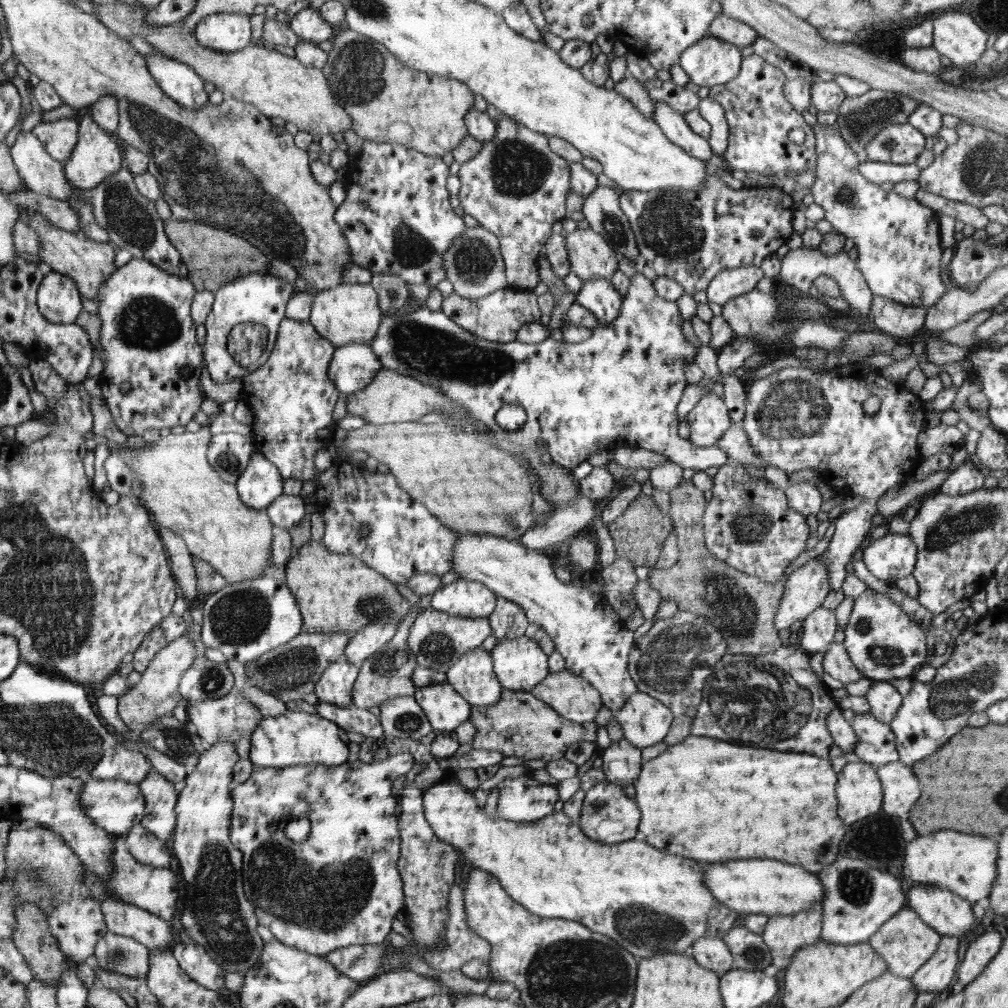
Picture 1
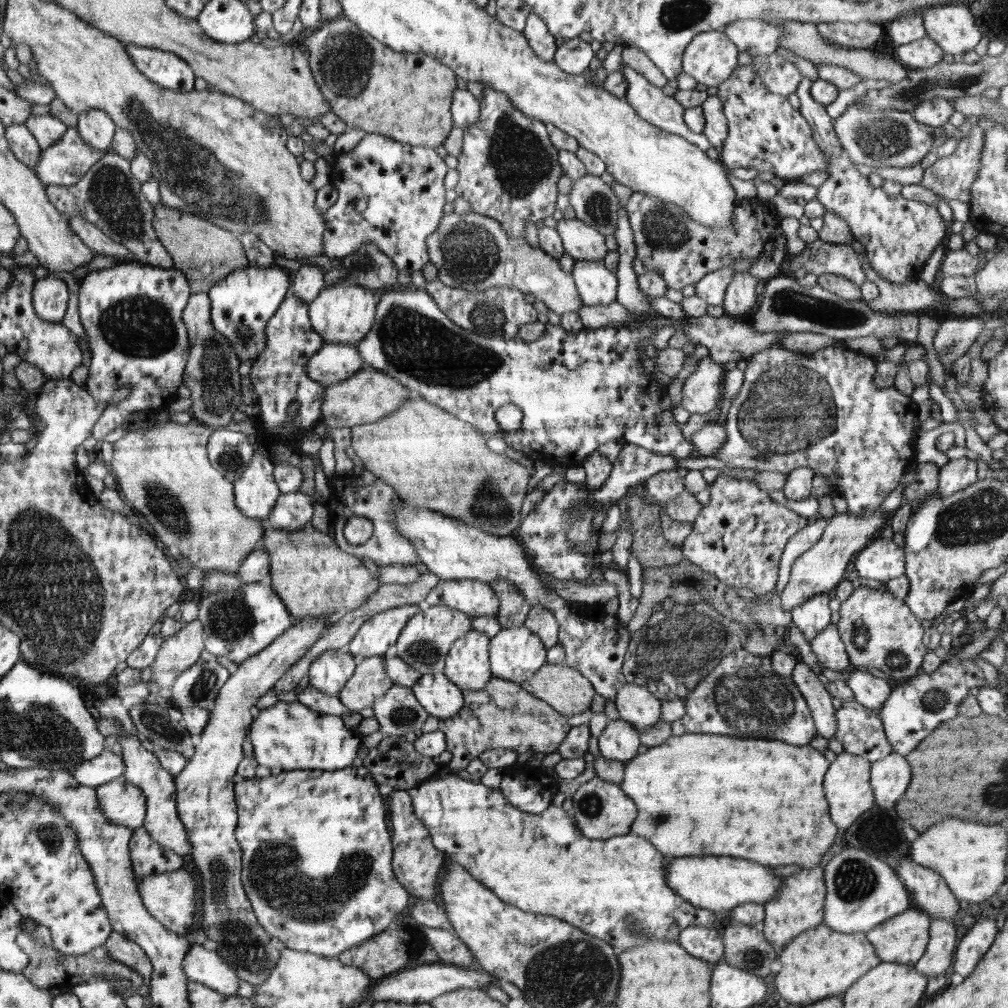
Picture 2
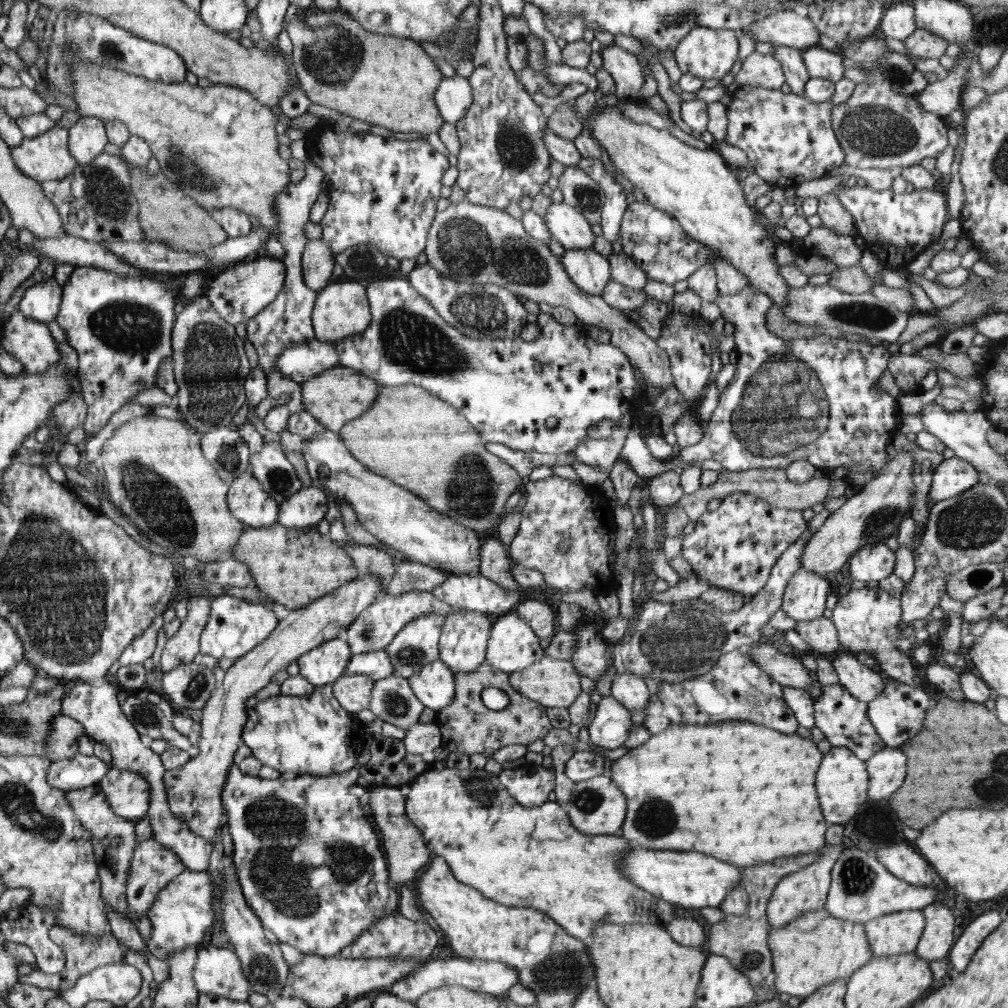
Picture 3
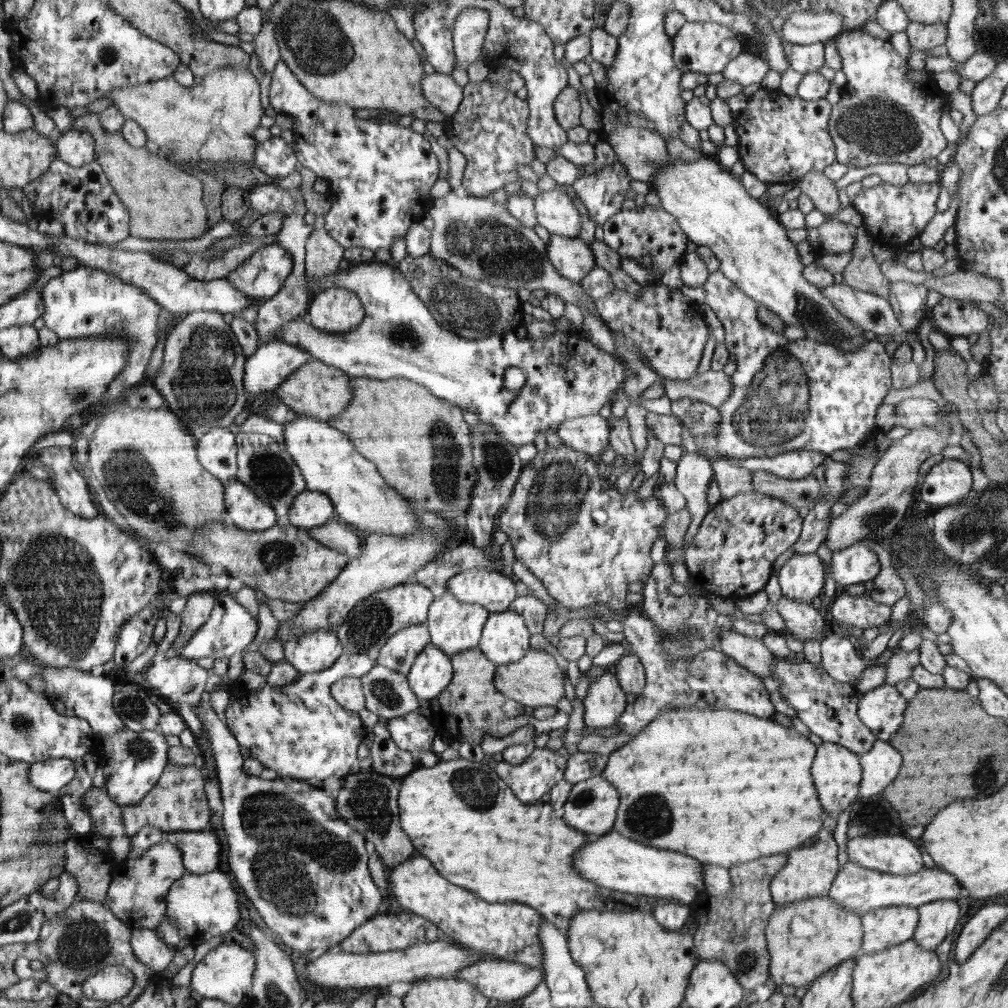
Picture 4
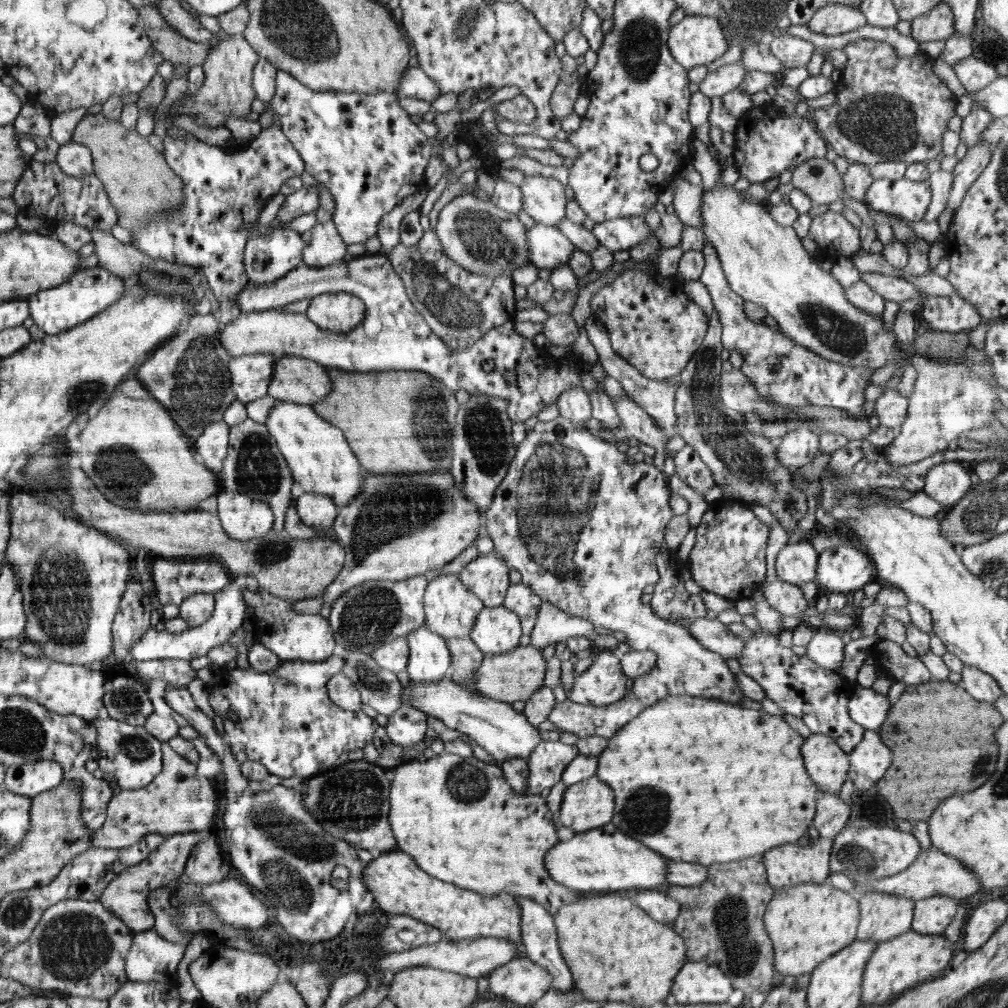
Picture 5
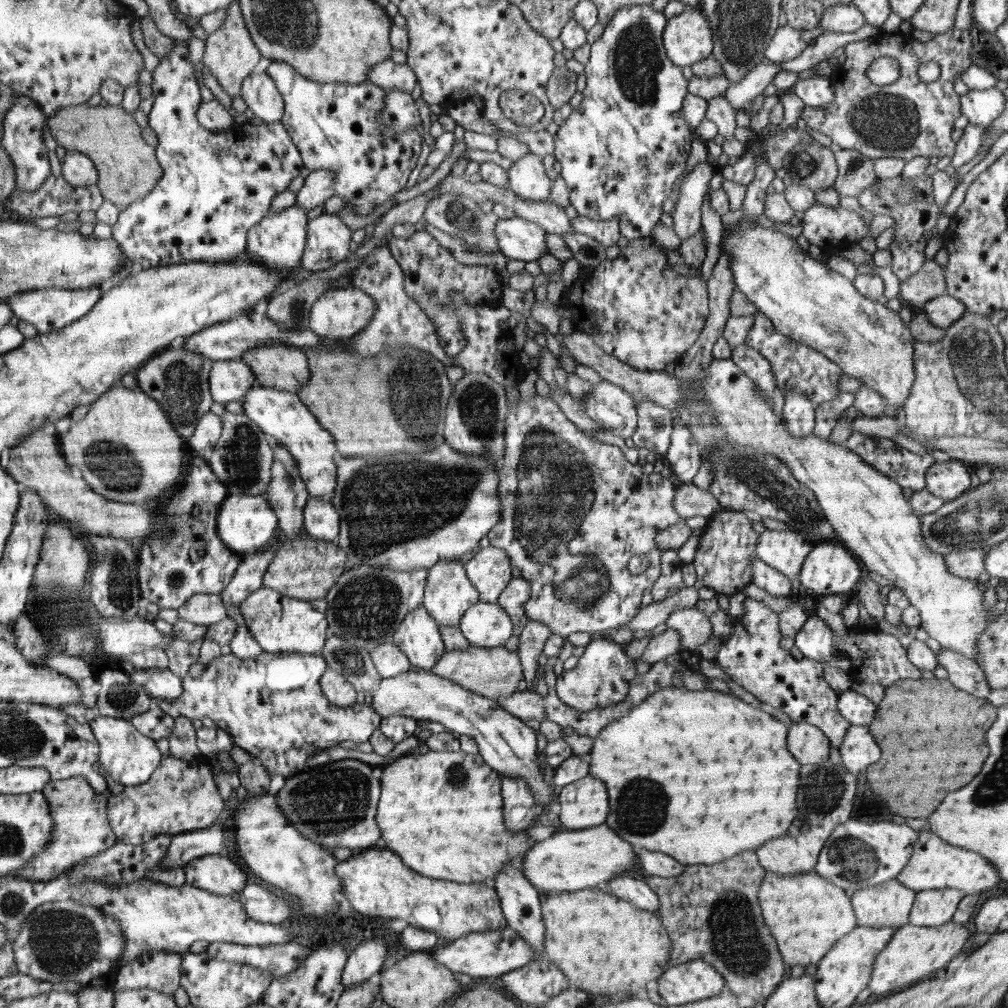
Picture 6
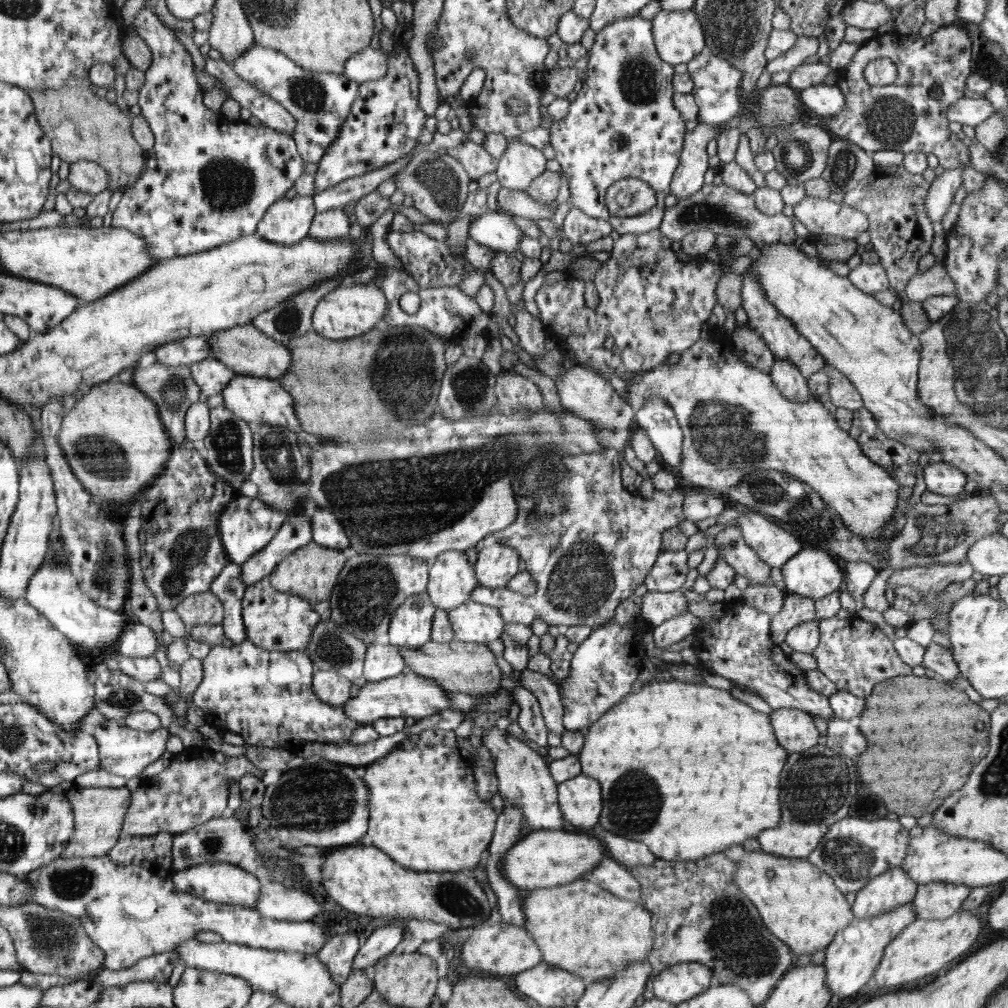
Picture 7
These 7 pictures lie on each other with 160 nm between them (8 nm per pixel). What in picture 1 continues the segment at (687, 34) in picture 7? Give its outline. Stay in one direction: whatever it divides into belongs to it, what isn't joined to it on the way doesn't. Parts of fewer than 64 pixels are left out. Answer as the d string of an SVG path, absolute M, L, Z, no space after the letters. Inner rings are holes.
M708 34L682 52L679 65L694 84L710 88L738 76L742 59L738 46Z

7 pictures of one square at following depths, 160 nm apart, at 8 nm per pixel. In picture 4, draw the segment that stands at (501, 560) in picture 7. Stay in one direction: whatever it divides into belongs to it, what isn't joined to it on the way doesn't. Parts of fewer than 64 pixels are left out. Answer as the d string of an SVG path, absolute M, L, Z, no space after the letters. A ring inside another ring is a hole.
M470 568L447 582L446 591L454 593L458 600L481 604L489 613L509 610L510 603L516 598L515 581L509 572L496 572L490 568Z

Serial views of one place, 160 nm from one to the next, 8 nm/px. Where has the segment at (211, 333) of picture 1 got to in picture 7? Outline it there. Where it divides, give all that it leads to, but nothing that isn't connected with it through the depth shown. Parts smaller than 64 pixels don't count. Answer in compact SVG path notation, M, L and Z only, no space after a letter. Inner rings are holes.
M311 196L278 200L258 223L256 234L278 244L296 244L309 235L315 214Z

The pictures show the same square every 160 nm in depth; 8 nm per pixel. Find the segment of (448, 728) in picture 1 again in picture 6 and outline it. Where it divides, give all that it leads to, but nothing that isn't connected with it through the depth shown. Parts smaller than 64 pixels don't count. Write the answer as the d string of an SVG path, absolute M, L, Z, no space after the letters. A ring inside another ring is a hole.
M420 605L408 612L390 640L422 671L430 671L445 646L437 622Z

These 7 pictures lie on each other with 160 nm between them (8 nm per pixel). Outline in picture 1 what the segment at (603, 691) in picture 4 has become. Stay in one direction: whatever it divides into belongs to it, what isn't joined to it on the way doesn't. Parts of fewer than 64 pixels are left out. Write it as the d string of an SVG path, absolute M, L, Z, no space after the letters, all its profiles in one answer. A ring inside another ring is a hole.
M624 738L611 741L610 745L602 750L602 760L601 770L607 782L623 789L628 784L634 784L642 772L641 749Z

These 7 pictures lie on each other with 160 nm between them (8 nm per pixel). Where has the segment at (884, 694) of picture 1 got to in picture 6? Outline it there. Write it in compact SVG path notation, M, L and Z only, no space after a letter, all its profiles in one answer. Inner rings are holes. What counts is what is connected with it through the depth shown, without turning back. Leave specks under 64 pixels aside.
M818 616L807 617L800 631L794 639L794 646L802 652L802 657L825 662L834 655L834 631L828 623L824 623Z

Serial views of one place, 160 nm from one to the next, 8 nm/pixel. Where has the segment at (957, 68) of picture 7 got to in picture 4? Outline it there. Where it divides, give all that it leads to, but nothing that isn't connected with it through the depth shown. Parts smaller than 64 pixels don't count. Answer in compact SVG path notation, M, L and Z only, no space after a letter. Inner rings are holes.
M862 28L846 29L834 41L842 57L841 69L847 76L846 84L841 89L840 102L832 107L829 116L828 130L835 144L837 161L861 169L875 164L903 164L911 167L936 158L947 147L939 122L948 102L945 93L936 86L933 74L928 70L916 70L912 63L902 59L890 40L874 38Z

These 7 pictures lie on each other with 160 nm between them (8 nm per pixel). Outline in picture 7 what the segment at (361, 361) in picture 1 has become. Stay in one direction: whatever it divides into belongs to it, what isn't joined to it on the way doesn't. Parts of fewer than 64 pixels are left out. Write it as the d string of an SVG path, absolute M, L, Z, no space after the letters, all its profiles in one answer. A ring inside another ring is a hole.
M212 357L190 365L190 373L192 373L193 379L196 380L197 385L202 389L202 394L207 397L221 394L225 386L236 375L234 370Z

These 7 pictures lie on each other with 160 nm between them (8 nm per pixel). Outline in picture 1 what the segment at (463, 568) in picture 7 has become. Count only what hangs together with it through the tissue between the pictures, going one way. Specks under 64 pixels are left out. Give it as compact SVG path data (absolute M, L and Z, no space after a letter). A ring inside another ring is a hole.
M484 647L473 648L445 672L446 680L471 706L496 704L503 686L493 669L491 654Z

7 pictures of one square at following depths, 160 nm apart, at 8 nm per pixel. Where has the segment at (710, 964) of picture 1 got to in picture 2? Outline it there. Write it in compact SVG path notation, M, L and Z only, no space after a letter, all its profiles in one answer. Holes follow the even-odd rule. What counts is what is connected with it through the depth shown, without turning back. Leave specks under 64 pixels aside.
M691 926L683 928L677 942L694 958L705 960L712 966L723 960L724 947L721 931L715 928Z

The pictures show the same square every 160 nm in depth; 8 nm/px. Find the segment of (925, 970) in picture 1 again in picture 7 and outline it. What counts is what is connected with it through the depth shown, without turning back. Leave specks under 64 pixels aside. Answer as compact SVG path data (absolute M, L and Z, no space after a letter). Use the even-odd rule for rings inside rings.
M929 882L917 885L912 902L918 919L945 919L961 909L971 888L963 884Z

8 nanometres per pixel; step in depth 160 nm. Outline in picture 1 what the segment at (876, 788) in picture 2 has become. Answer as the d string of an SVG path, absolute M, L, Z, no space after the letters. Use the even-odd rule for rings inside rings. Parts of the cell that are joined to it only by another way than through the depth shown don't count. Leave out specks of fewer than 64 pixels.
M900 760L887 762L876 768L876 772L884 791L882 810L895 817L907 818L922 792L914 772Z

